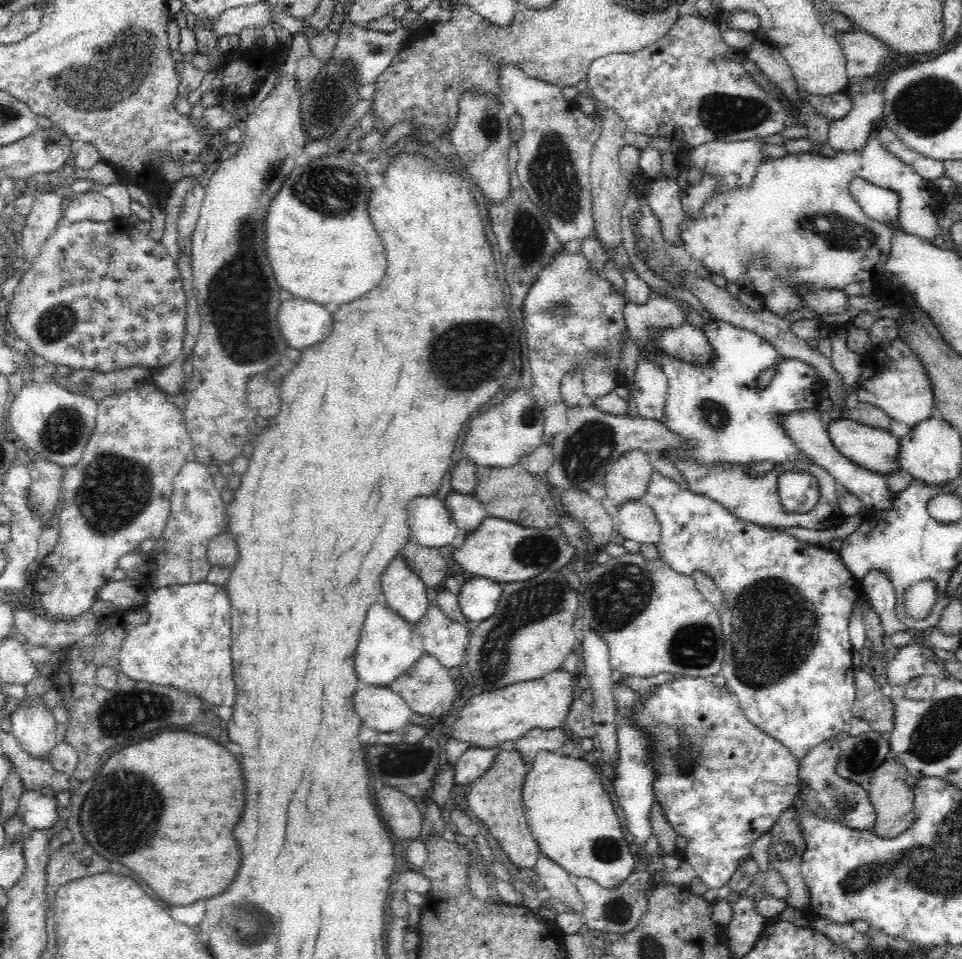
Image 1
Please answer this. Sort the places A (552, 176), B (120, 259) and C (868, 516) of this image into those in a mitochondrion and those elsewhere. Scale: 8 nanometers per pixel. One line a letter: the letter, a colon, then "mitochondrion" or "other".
A: mitochondrion
B: other
C: other

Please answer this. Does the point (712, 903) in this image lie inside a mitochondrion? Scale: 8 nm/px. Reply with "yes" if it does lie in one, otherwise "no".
no

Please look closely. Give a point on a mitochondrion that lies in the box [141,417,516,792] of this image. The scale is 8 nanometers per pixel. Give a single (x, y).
(422, 755)

